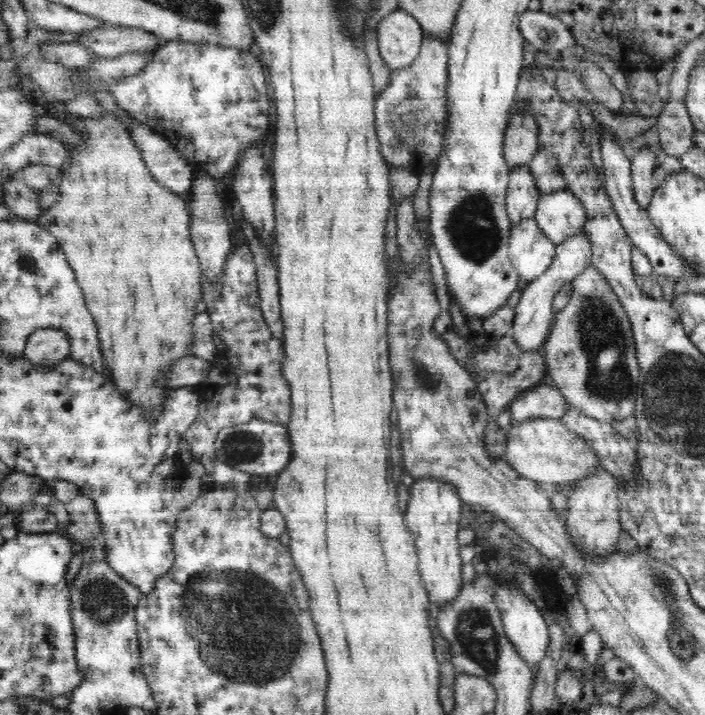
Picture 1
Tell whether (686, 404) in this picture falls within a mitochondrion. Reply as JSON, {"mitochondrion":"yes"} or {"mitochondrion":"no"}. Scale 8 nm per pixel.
{"mitochondrion":"yes"}

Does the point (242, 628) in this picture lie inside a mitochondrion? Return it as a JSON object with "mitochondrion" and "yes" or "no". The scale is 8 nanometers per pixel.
{"mitochondrion":"yes"}

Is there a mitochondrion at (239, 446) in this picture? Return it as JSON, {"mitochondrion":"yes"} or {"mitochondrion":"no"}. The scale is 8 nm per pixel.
{"mitochondrion":"yes"}

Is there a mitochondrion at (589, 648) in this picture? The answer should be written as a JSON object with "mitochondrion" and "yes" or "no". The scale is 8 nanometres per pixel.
{"mitochondrion":"no"}

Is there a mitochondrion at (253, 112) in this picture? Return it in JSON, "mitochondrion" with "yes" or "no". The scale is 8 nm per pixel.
{"mitochondrion":"no"}

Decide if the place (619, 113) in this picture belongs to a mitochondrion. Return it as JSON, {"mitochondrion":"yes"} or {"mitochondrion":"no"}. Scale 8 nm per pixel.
{"mitochondrion":"no"}

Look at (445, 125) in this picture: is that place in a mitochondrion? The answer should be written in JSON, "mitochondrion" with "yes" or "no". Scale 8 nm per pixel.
{"mitochondrion":"no"}

